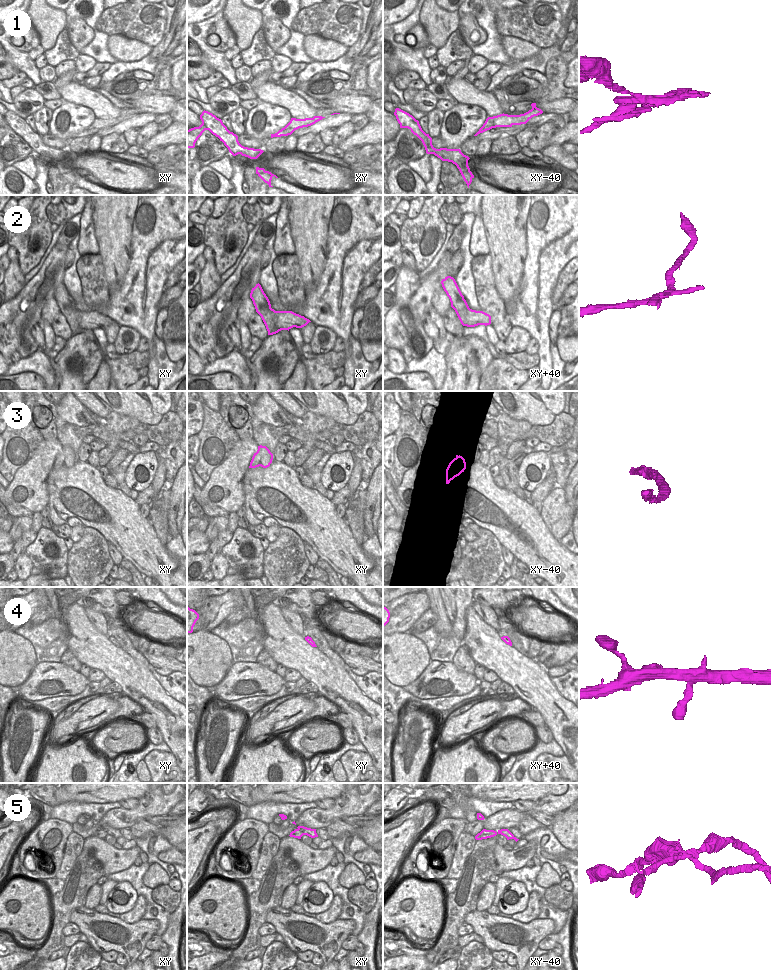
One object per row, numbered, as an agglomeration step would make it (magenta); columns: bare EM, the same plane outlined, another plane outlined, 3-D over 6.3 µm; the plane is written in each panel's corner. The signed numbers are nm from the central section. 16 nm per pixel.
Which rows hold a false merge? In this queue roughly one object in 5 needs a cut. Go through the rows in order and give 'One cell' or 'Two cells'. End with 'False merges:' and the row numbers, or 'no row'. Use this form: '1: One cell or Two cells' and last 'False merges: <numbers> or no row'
1: One cell
2: Two cells
3: One cell
4: One cell
5: Two cells
False merges: 2, 5

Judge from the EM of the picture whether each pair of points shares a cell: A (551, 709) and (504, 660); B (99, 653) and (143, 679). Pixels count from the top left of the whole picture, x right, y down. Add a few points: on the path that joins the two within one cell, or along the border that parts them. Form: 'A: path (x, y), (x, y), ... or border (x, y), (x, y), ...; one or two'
A: path (541, 697), (516, 672); one
B: path (110, 659), (132, 677); one

